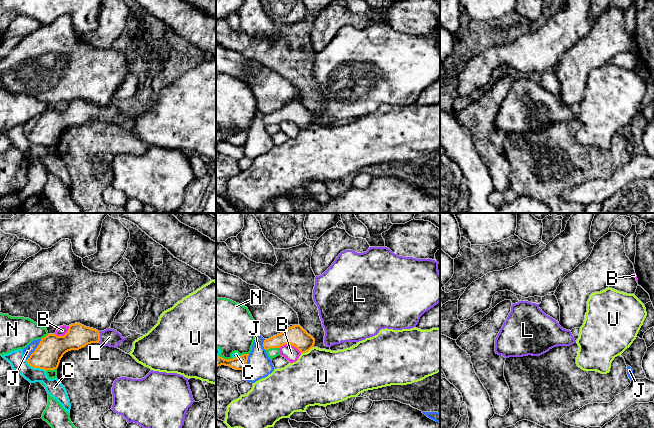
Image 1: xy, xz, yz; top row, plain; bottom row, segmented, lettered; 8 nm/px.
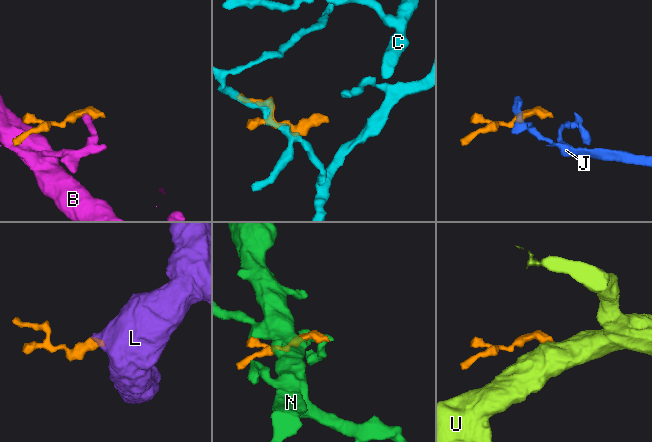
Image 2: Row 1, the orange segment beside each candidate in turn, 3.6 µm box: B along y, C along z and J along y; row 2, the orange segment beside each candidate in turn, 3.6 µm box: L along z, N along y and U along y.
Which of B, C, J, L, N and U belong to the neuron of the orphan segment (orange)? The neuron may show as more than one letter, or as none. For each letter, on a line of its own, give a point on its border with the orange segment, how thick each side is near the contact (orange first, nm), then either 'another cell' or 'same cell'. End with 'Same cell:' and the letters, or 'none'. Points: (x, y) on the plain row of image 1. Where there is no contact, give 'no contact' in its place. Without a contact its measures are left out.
B: xz (290, 120) | 160/120 nm | another cell
C: xy (36, 143) | 220/140 nm | another cell
J: xy (35, 126) | 220/70 nm | another cell
L: xy (99, 113) | 190/140 nm | same cell
N: xz (272, 123) | 160/80 nm | another cell
U: xz (307, 127) | 160/460 nm | another cell
Same cell: L

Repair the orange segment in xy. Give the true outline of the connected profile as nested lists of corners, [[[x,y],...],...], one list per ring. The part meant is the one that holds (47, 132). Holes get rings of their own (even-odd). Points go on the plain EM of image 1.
[[[80,99],[69,101],[64,112],[48,110],[41,115],[38,123],[26,136],[34,144],[44,146],[57,145],[63,131],[71,126],[79,126],[91,119],[117,124],[125,114],[114,105],[98,107]]]

